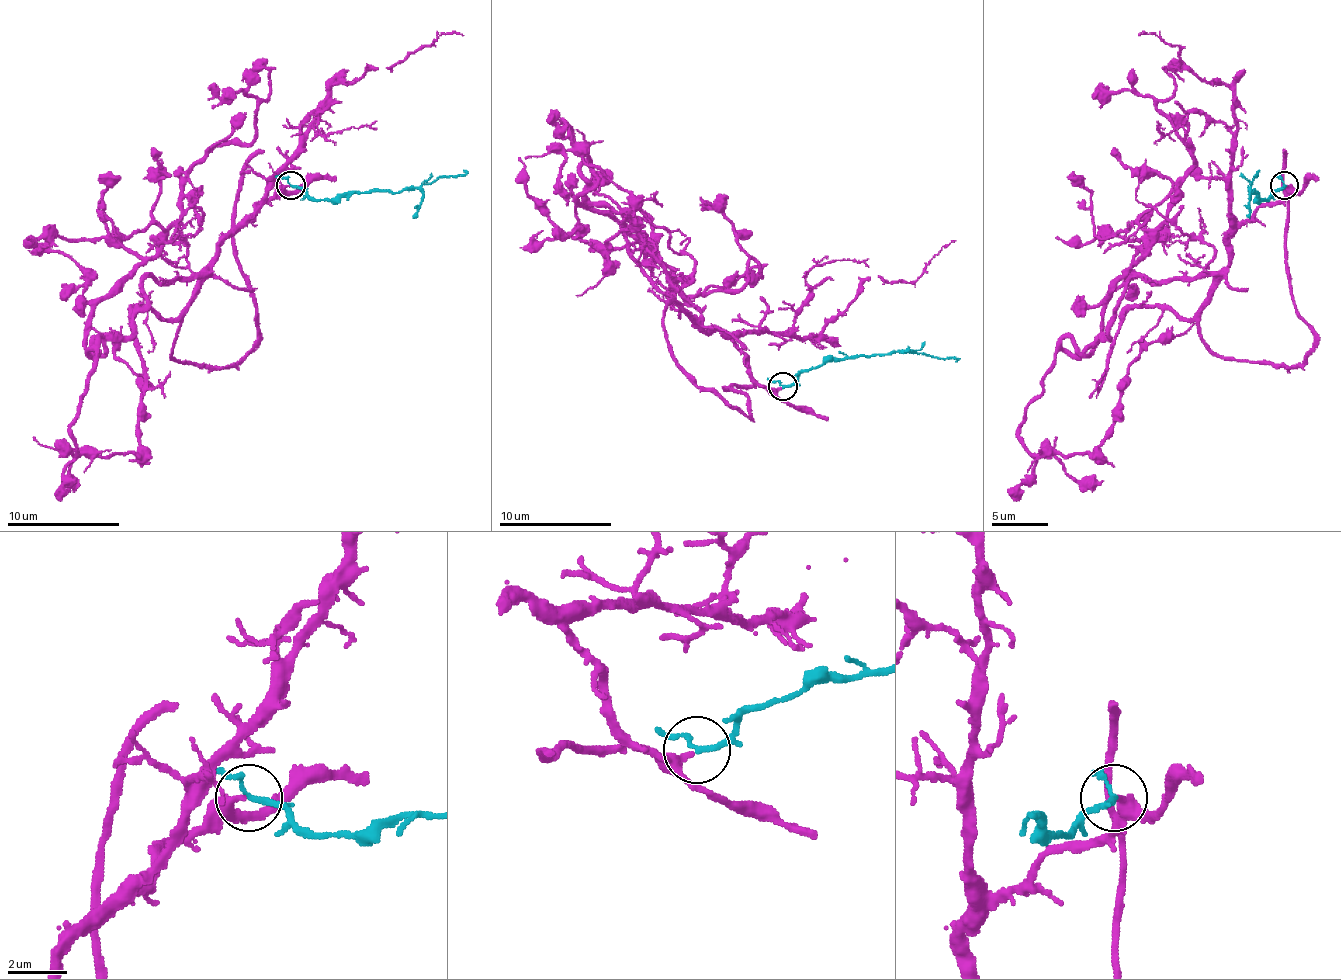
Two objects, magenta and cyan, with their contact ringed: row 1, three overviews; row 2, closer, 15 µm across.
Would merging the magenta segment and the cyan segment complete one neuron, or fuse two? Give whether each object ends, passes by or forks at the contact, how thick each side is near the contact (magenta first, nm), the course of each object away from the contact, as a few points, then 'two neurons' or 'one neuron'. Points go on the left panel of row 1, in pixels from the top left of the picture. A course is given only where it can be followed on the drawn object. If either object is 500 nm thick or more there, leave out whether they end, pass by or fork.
magenta passes by | cyan passes by | 260/150 nm | magenta via (288, 185), (207, 275), (142, 280), (128, 336), (97, 339), (72, 440), (128, 454), (137, 376), (83, 322) | cyan via (291, 185), (316, 199), (370, 190), (395, 193), (468, 171) | one neuron

